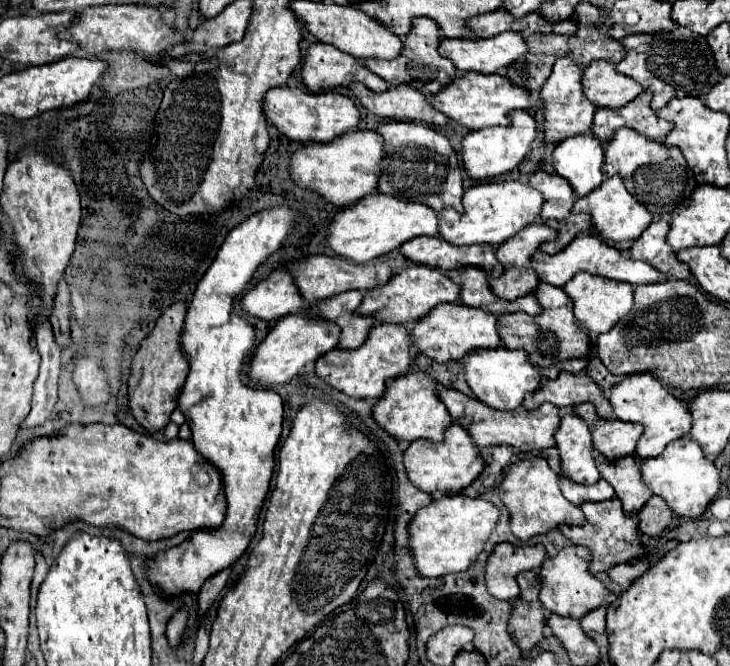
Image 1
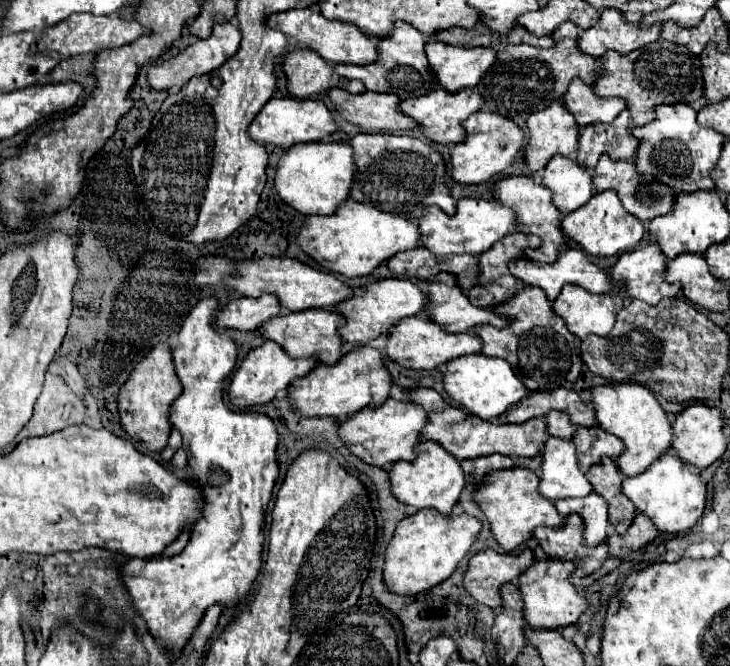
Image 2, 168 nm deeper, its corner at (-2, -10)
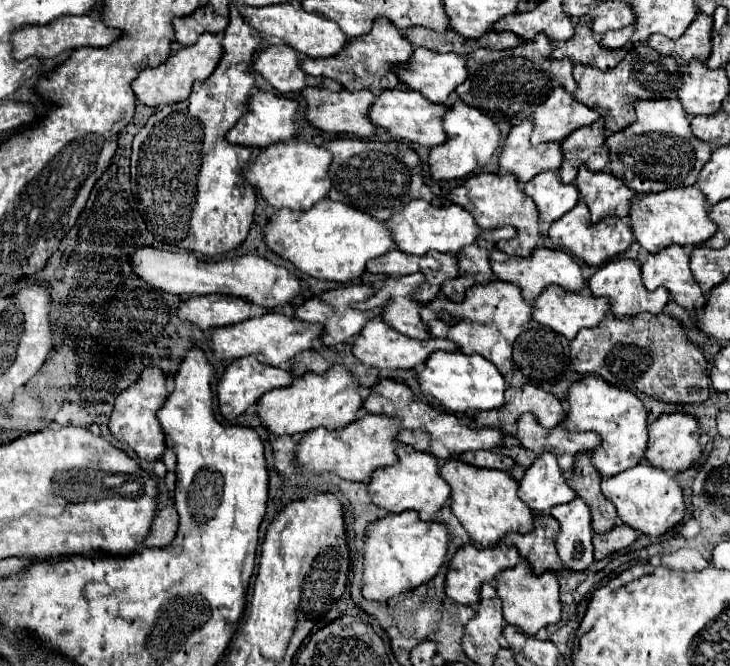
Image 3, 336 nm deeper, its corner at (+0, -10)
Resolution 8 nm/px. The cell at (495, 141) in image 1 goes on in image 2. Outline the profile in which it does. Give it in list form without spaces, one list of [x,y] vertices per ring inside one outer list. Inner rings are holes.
[[[479,111],[479,115],[471,115],[465,121],[465,129],[469,131],[465,143],[459,143],[451,149],[451,163],[453,163],[451,177],[459,183],[479,185],[479,183],[491,181],[497,173],[503,173],[507,167],[513,165],[515,157],[525,145],[523,129],[511,119],[497,113]]]

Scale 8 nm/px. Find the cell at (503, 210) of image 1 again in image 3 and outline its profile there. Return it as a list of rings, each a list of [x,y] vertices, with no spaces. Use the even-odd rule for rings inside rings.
[[[423,199],[409,201],[399,213],[395,213],[391,219],[385,221],[387,229],[391,231],[391,237],[399,251],[407,255],[423,255],[427,251],[441,251],[441,253],[457,253],[467,243],[475,243],[475,237],[479,235],[479,227],[473,221],[471,213],[457,205],[445,205],[445,207],[433,207],[431,203],[425,203]]]

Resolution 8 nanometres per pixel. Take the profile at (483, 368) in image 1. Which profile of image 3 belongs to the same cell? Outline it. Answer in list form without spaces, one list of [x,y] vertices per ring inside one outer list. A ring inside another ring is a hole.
[[[433,351],[423,365],[415,367],[415,371],[423,397],[431,397],[431,401],[445,411],[475,413],[497,409],[503,405],[503,393],[507,389],[507,383],[499,375],[497,367],[481,355],[465,355],[461,351]]]

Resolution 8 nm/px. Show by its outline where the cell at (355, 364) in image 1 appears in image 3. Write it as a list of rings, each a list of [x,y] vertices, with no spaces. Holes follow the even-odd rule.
[[[331,367],[323,375],[305,373],[293,381],[293,385],[269,391],[257,401],[257,415],[261,425],[275,435],[299,435],[317,427],[329,431],[345,427],[363,415],[363,397],[359,395],[359,383],[345,367]]]

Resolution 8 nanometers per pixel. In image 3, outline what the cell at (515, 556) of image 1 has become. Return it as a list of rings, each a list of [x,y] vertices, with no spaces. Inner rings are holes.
[[[499,541],[493,547],[475,547],[473,543],[467,543],[463,547],[457,549],[457,553],[453,555],[453,559],[449,561],[447,567],[447,575],[445,575],[445,595],[451,597],[457,603],[463,605],[473,605],[477,603],[477,589],[481,587],[481,583],[491,581],[499,571],[513,567],[519,561],[519,553],[515,551],[513,545],[507,545],[505,541]]]

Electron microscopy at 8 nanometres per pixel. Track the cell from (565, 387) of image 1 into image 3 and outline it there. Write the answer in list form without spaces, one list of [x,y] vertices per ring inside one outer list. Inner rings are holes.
[[[523,385],[523,387],[507,387],[503,407],[491,411],[477,411],[473,415],[473,421],[481,427],[513,425],[517,417],[527,411],[533,413],[537,417],[537,423],[545,429],[561,425],[565,417],[565,407],[559,399],[555,399],[551,393],[535,385]]]

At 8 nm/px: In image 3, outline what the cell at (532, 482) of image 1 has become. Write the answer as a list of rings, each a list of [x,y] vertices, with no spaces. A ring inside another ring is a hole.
[[[449,459],[439,467],[439,475],[451,487],[451,513],[459,519],[473,543],[493,547],[509,531],[531,531],[533,511],[517,497],[519,483],[509,473],[499,469],[479,469],[459,459]]]

